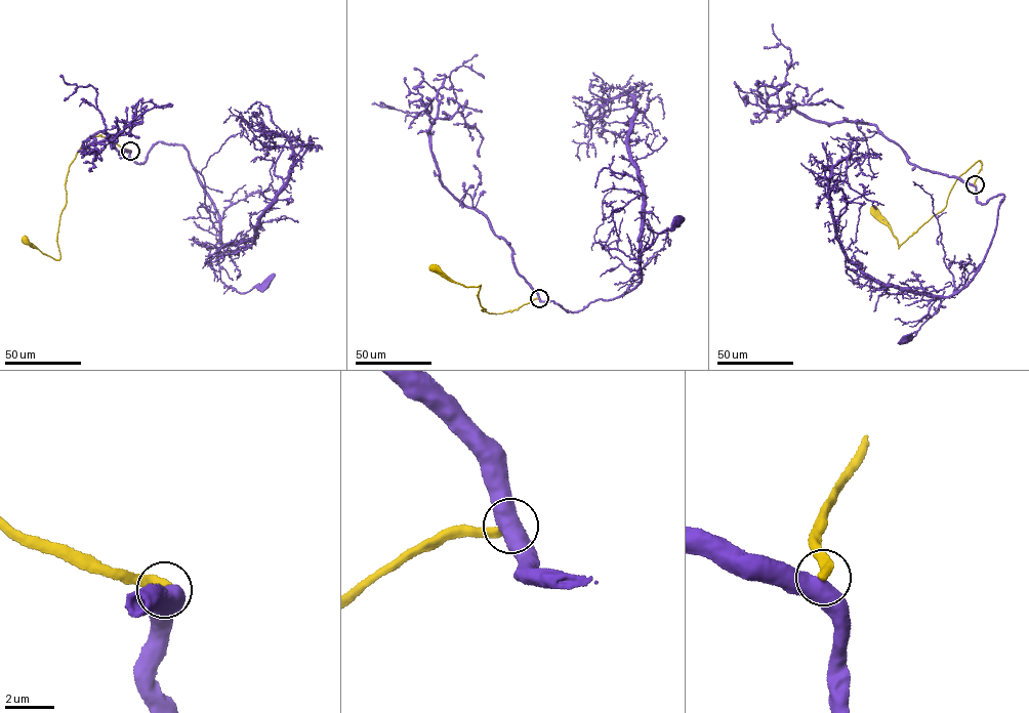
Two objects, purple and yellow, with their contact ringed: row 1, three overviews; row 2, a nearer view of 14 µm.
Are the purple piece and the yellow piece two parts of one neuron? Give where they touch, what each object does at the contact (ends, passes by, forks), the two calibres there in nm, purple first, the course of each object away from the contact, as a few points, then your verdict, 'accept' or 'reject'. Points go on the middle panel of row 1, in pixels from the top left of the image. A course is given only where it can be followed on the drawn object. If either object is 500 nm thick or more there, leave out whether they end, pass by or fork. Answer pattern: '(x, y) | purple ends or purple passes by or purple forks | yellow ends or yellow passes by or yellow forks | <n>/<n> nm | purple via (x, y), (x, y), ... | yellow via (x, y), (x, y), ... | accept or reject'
(539, 298) | 500/480 nm | purple via (539, 298), (572, 311), (632, 290), (641, 279), (638, 262), (642, 251), (676, 220) | yellow via (539, 298), (511, 310), (490, 313), (481, 309), (486, 310), (478, 298), (481, 286), (465, 287), (433, 269) | reject

